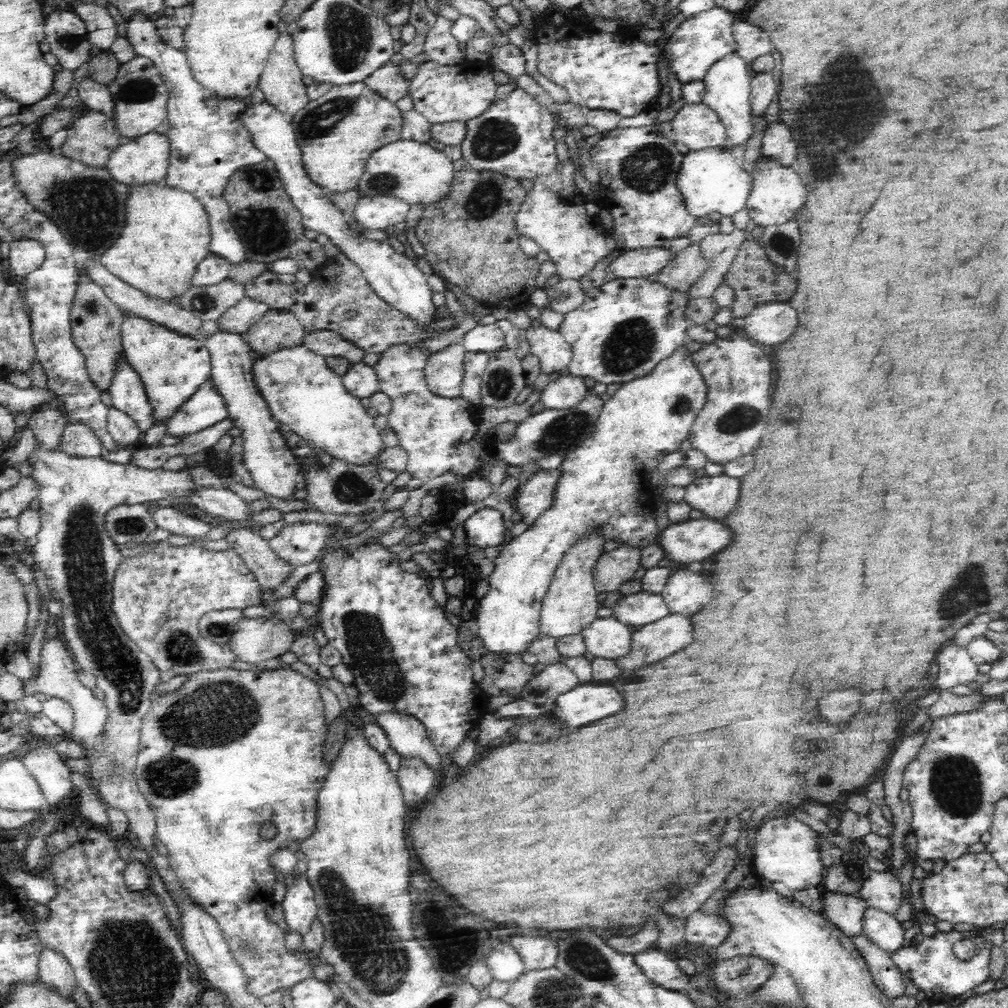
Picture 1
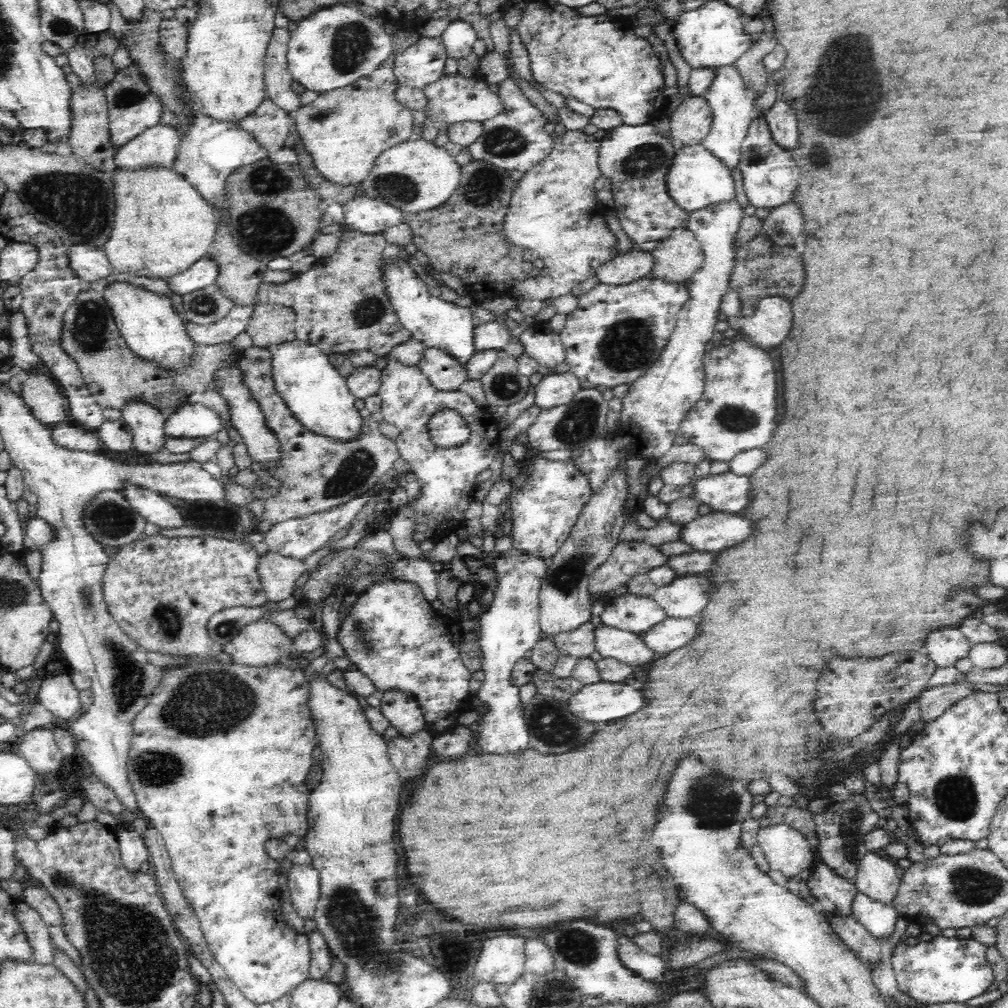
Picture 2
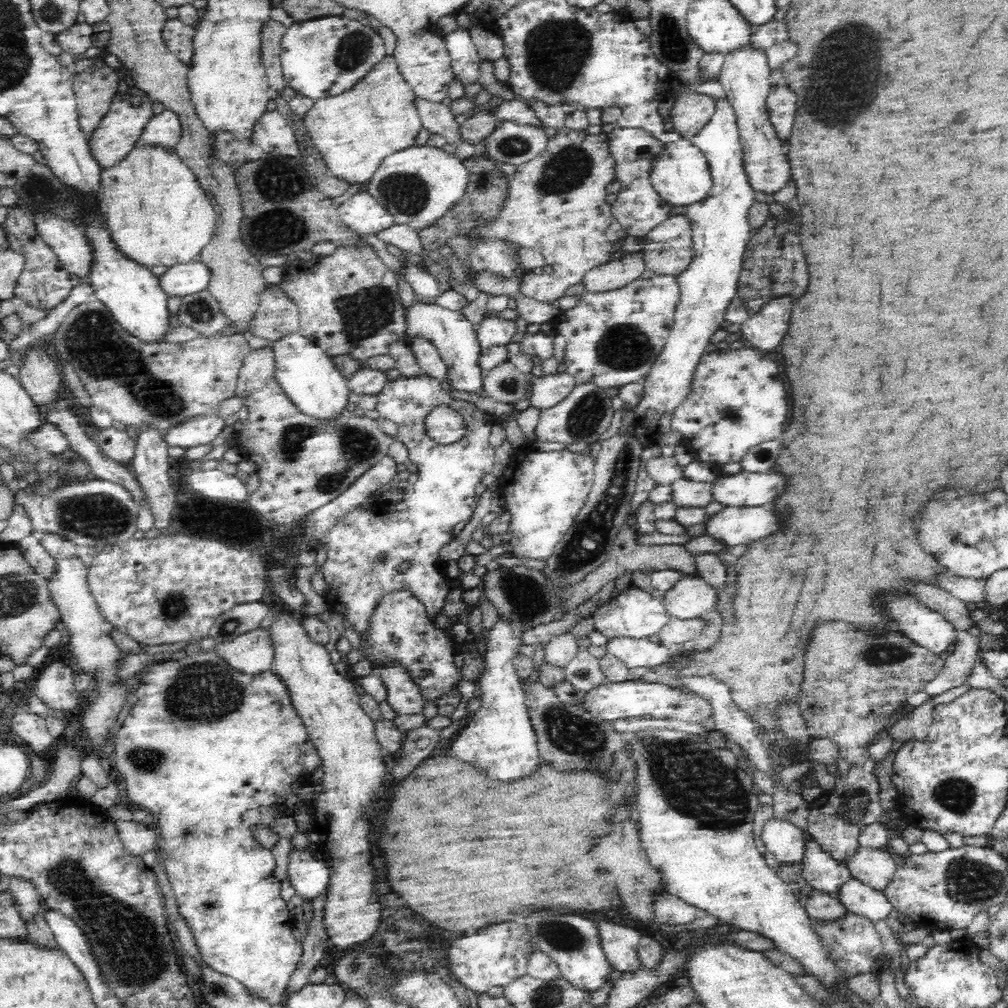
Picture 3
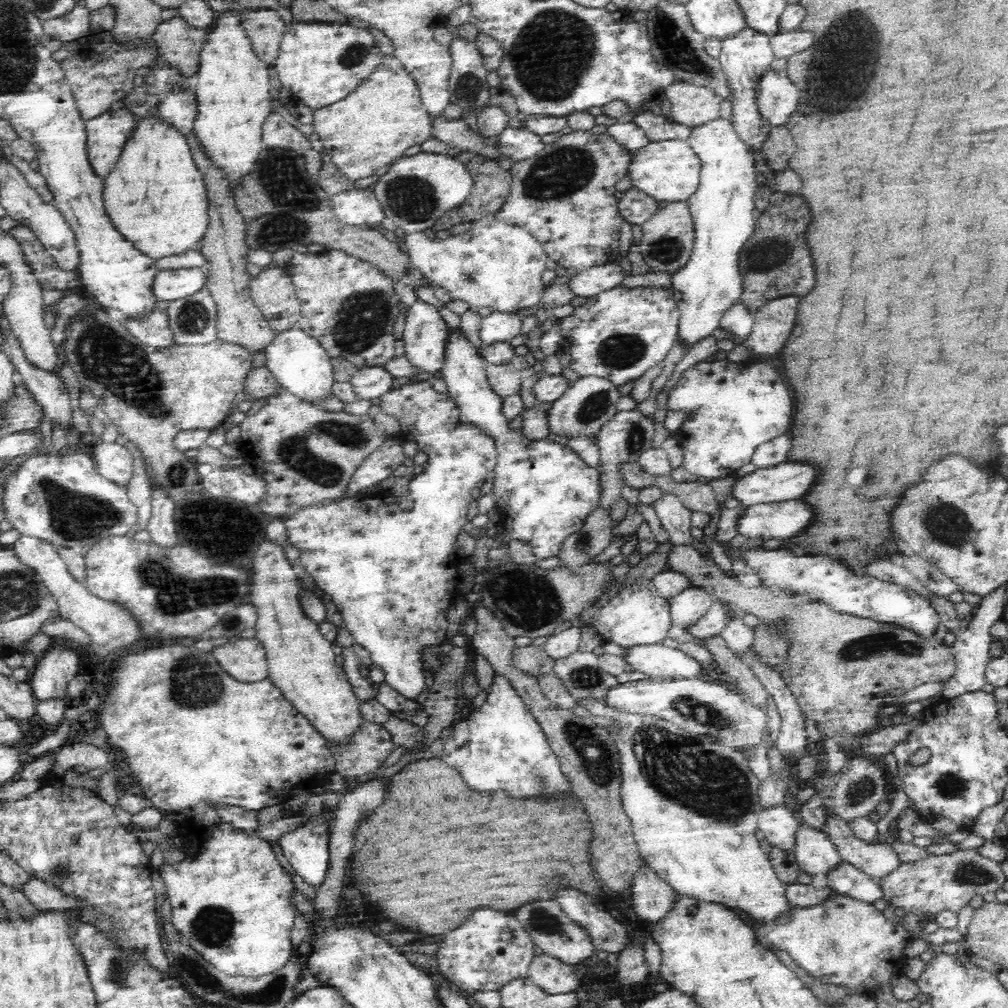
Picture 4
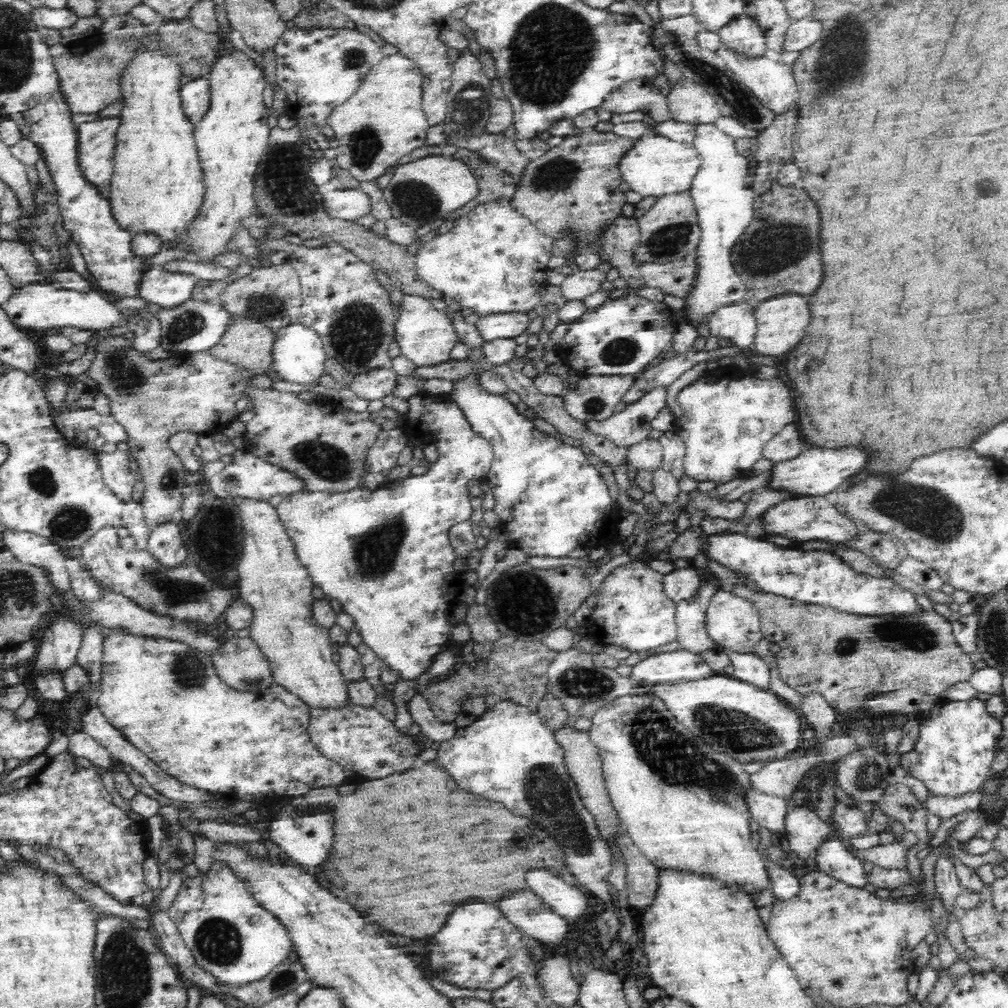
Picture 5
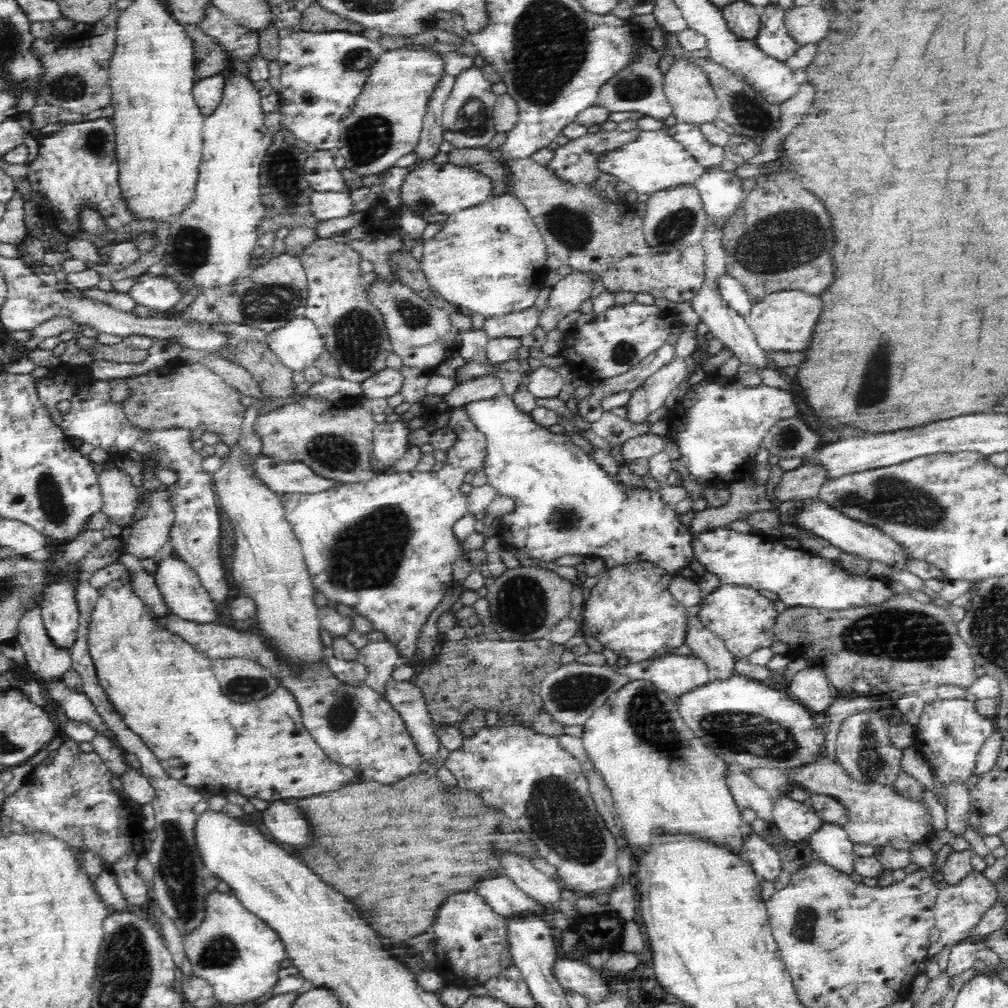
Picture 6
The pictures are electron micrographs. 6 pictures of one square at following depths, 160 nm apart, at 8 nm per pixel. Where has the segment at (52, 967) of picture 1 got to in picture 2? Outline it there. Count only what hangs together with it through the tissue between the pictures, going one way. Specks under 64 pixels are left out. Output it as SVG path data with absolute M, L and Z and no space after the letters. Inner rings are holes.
M19 900L15 910L16 919L34 947L33 960L39 963L52 963L53 941L50 939L48 926L42 921L40 914L22 900Z

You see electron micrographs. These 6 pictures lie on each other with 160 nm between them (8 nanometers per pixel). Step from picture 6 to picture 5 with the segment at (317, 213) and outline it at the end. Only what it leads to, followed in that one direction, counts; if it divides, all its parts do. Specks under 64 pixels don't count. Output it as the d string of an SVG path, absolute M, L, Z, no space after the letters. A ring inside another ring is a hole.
M334 189L322 195L324 212L340 221L358 222L359 216L371 211L370 197L362 189Z

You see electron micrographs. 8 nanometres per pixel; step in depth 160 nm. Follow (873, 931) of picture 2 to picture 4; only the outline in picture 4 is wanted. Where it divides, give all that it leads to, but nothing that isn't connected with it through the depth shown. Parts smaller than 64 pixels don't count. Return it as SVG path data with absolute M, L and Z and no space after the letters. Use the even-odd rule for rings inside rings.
M843 859L828 870L821 882L836 894L846 894L863 902L875 903L884 896L876 880Z

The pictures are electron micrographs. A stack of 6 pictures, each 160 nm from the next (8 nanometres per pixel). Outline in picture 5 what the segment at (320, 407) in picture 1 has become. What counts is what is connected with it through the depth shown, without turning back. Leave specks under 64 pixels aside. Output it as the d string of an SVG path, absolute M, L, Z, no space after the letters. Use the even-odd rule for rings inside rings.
M298 322L279 328L275 333L273 346L275 372L283 380L303 386L318 385L318 378L324 375L324 361L327 359L322 339L312 327L304 326Z

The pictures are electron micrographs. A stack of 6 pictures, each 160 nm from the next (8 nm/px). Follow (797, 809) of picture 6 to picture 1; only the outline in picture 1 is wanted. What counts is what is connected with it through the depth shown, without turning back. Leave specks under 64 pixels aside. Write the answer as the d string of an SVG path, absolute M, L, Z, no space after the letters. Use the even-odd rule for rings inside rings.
M823 886L820 888L822 897L822 915L830 920L846 937L860 936L867 903L859 895L832 892Z

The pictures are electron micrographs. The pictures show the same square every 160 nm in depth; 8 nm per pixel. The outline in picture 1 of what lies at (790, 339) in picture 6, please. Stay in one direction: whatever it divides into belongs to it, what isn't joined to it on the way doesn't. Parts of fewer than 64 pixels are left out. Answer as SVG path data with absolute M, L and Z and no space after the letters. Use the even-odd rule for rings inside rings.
M761 302L748 316L738 320L732 318L730 322L732 326L742 328L755 343L774 346L794 334L798 314L788 302Z

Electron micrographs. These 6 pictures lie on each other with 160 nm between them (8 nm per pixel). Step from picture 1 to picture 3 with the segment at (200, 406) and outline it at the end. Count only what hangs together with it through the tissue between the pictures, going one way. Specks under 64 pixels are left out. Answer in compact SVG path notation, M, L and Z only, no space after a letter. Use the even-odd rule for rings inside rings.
M199 417L174 426L164 436L168 447L192 448L211 443L224 430L225 420L218 417Z

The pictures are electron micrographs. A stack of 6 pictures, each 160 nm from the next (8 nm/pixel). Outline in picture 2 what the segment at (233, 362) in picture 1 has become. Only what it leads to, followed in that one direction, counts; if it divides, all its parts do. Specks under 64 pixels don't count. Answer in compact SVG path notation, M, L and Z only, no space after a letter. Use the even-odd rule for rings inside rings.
M237 362L234 369L221 371L217 380L219 380L218 393L226 400L230 409L230 423L235 430L243 437L244 444L248 449L248 453L252 458L252 462L258 464L263 470L267 471L274 461L280 457L280 445L276 441L276 437L272 435L270 429L266 426L264 415L261 414L260 407L252 401L252 394L244 387L240 369L237 368Z

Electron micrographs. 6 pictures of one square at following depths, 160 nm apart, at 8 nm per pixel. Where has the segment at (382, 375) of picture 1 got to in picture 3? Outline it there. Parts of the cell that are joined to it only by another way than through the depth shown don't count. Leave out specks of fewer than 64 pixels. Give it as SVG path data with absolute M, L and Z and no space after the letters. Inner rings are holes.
M421 375L417 378L406 378L404 376L400 376L400 378L389 381L387 386L379 393L376 394L377 406L376 410L380 413L380 418L385 420L390 420L396 423L397 425L397 435L394 437L395 440L402 442L409 452L409 459L414 462L419 467L418 480L415 484L409 485L406 489L406 494L404 494L404 502L400 502L400 504L388 502L388 510L384 510L384 508L378 508L377 503L374 504L373 508L368 510L368 508L364 508L364 506L356 506L354 510L350 510L348 514L341 515L340 518L336 519L336 522L333 522L325 531L322 531L320 534L316 534L316 537L308 538L308 542L311 543L310 548L313 549L314 552L320 552L322 548L324 548L324 552L326 552L326 560L325 563L321 566L320 571L323 574L324 582L328 585L329 593L326 595L328 610L331 612L336 612L343 616L343 620L349 628L351 628L354 632L358 633L363 640L366 640L368 634L372 632L372 616L374 616L376 608L378 608L380 602L383 601L384 597L387 597L388 594L394 594L396 592L402 592L404 590L411 593L411 595L419 600L426 609L426 614L428 618L434 623L436 622L436 618L438 618L438 614L442 612L442 608L444 604L446 604L446 598L448 598L448 594L450 594L451 586L448 584L451 580L448 574L445 572L445 564L446 562L442 562L440 560L440 550L448 544L448 542L452 542L455 539L454 534L452 534L452 530L454 530L454 526L460 524L460 522L468 521L468 519L474 514L474 511L477 507L476 502L476 485L481 482L482 478L486 476L486 474L492 472L492 466L495 465L497 460L494 458L495 449L492 444L489 442L489 437L491 435L491 428L494 424L498 423L498 419L488 413L481 412L472 404L472 402L466 402L466 400L455 400L442 389L441 382L436 380L436 378L428 377L427 375ZM440 406L448 406L452 408L452 410L458 412L458 414L466 417L467 422L467 435L462 436L460 440L456 440L456 442L452 442L452 444L437 444L426 432L425 421L426 418L434 411L440 408Z

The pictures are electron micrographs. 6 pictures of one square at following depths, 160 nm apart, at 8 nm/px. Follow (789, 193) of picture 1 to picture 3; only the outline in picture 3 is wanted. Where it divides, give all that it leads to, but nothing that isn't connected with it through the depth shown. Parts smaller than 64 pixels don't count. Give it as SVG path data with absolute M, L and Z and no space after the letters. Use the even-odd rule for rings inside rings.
M748 43L725 54L721 71L717 76L736 117L740 142L744 149L744 169L746 169L749 183L754 187L755 192L771 195L786 184L792 173L787 149L770 122L765 103L771 89L772 71L766 49Z

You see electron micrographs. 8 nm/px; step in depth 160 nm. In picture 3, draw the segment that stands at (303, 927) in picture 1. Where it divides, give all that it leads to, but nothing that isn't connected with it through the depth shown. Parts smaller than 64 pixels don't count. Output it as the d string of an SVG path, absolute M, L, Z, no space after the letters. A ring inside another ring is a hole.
M307 847L292 850L288 856L288 879L302 899L320 896L329 886L327 862L318 860Z

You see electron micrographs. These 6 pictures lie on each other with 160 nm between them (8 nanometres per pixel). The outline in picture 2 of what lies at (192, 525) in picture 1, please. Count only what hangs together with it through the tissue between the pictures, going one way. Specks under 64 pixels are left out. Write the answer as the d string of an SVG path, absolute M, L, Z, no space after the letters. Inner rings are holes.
M124 483L121 488L121 493L126 497L129 504L148 522L156 524L161 529L180 528L185 525L185 520L178 509L176 509L168 500L165 500L165 495L146 487L140 487L136 483Z

